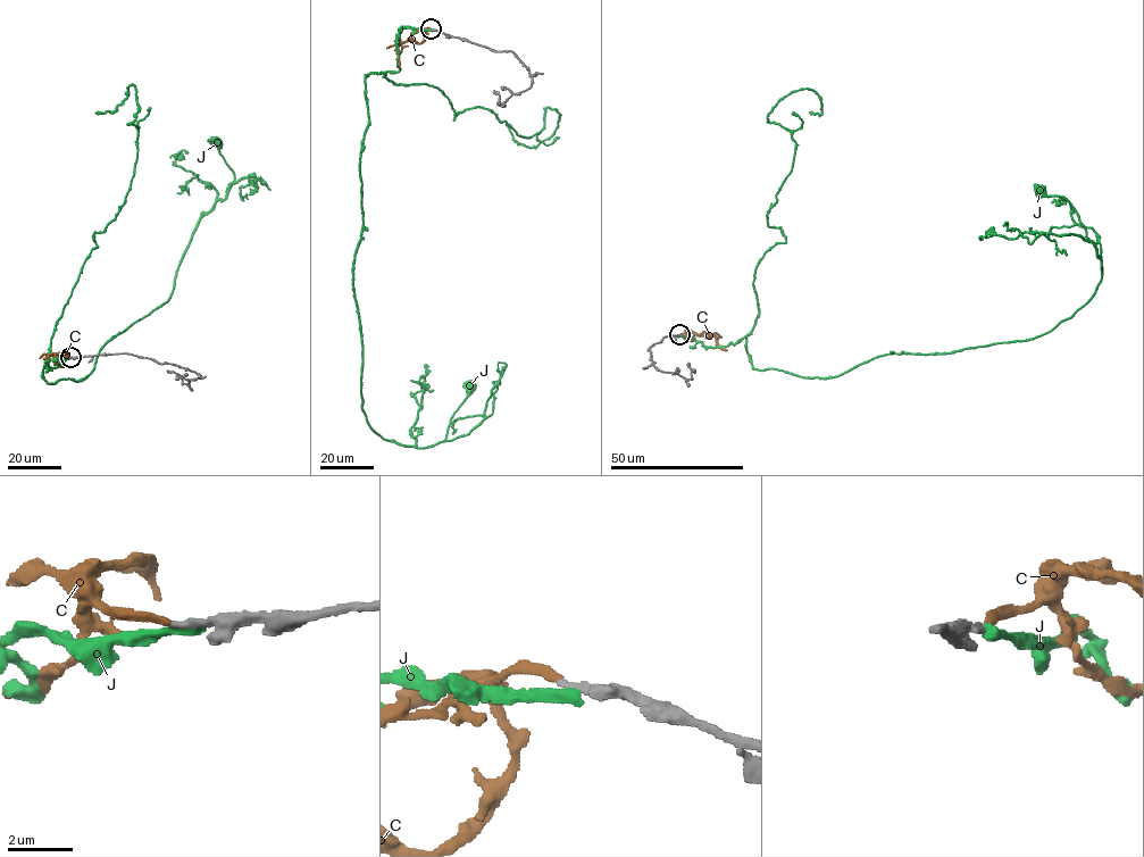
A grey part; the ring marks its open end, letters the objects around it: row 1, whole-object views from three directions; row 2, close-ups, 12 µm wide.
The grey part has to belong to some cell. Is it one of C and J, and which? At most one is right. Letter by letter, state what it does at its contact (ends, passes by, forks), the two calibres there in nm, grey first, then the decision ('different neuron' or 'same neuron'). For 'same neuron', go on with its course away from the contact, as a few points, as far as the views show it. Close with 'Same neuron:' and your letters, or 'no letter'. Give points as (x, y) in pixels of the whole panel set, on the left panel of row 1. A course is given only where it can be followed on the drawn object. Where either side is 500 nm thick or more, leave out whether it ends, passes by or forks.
C: it ends; calibres 180 and 240 nm; same neuron; course (71, 357), (65, 357), (68, 352), (68, 355), (50, 356), (57, 364), (66, 366)
J: it ends; calibres 240 and 400 nm; different neuron
Same neuron: C

